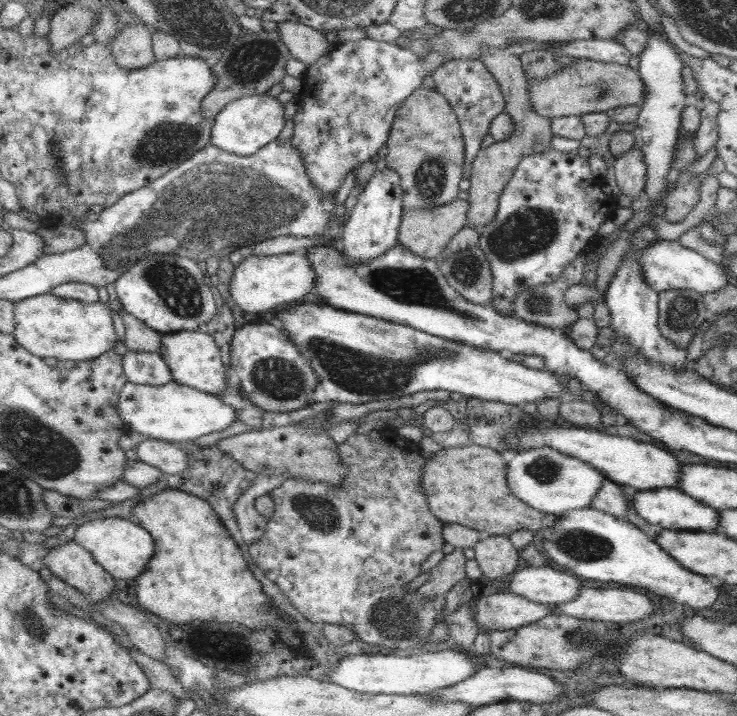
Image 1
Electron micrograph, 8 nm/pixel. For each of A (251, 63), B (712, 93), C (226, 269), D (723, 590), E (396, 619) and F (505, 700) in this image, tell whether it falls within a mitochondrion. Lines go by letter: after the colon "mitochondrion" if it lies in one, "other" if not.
A: mitochondrion
B: other
C: mitochondrion
D: other
E: mitochondrion
F: other

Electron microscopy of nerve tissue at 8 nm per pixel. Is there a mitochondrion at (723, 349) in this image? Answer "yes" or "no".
yes

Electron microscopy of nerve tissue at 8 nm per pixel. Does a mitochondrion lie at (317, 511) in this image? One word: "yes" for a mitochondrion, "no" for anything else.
yes

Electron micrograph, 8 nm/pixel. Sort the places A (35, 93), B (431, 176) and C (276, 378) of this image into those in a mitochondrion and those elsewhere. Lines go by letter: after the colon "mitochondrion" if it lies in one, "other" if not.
A: other
B: mitochondrion
C: mitochondrion

